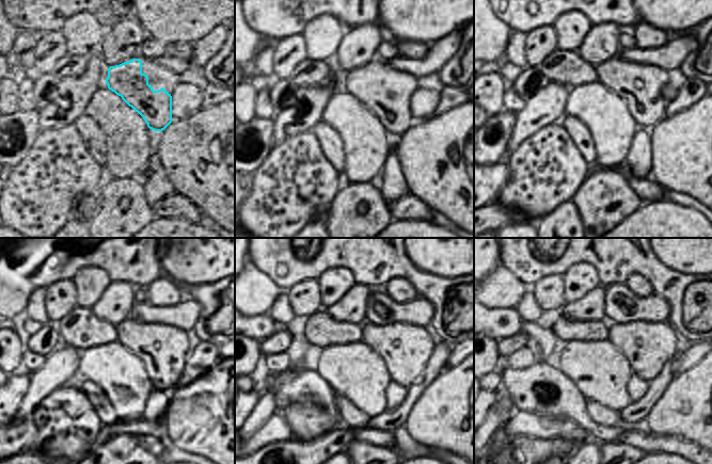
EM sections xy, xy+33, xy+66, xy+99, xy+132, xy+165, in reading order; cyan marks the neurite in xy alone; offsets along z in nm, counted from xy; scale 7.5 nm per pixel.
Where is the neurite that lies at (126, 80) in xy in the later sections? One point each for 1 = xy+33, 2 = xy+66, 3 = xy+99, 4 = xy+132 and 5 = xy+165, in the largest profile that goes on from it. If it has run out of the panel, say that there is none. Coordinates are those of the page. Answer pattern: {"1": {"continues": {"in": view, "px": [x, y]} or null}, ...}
{"1": {"continues": {"in": "xy+33", "px": [394, 107]}}, "2": {"continues": {"in": "xy+66", "px": [643, 111]}}, "3": {"continues": {"in": "xy+99", "px": [167, 349]}}, "4": {"continues": {"in": "xy+132", "px": [406, 349]}}, "5": {"continues": {"in": "xy+165", "px": [649, 348]}}}

